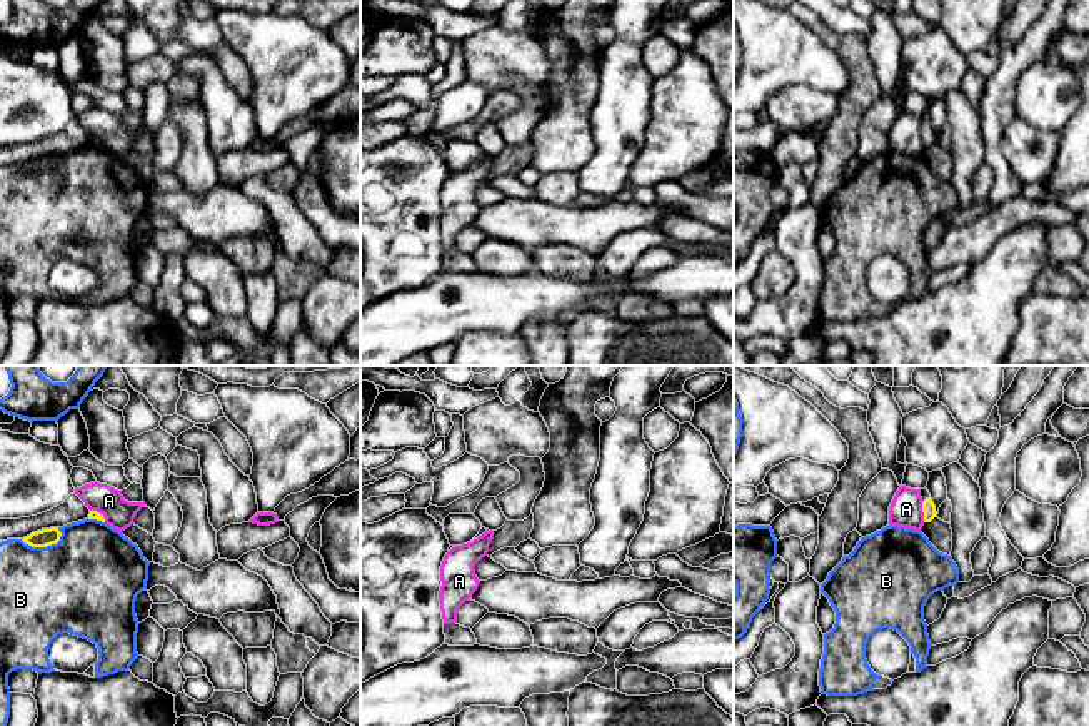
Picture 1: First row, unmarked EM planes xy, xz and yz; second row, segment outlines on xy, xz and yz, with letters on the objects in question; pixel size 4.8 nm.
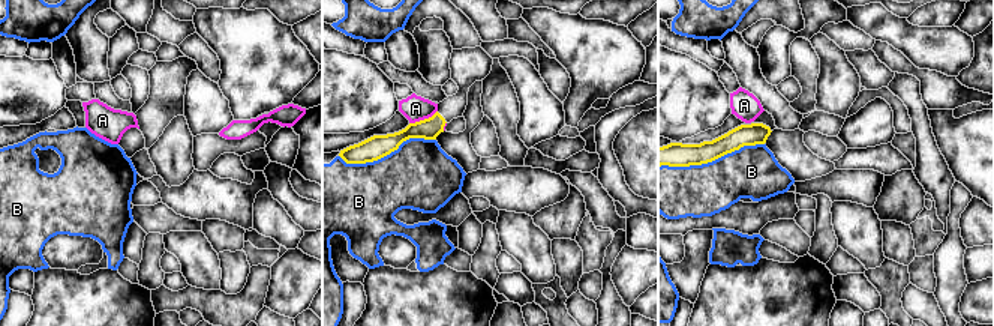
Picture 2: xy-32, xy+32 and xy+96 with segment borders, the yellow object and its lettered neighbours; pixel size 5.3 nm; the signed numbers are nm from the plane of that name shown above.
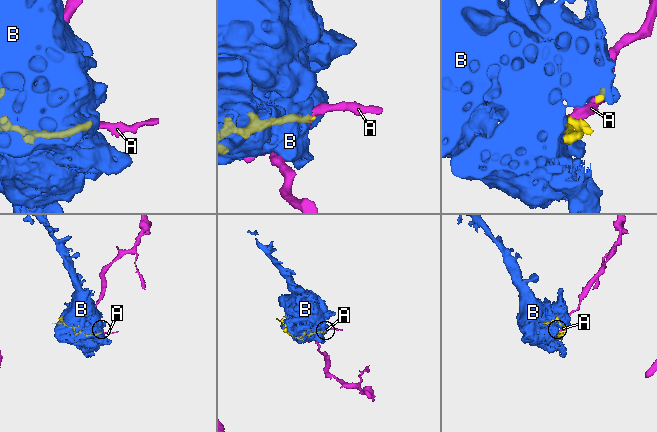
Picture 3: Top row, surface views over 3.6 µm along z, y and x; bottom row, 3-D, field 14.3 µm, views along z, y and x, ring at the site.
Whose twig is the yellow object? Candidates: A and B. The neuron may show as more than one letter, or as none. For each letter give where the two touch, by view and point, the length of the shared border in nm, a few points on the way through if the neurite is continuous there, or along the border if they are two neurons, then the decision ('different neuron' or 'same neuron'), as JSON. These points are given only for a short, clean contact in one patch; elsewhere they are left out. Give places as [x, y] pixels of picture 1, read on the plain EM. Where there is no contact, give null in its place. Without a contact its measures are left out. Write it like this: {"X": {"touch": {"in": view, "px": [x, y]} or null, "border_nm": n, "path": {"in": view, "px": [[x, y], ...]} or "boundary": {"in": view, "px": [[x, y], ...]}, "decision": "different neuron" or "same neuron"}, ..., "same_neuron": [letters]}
{"A": {"touch": {"in": "yz", "px": [923, 137]}, "border_nm": 100, "decision": "different neuron"}, "B": {"touch": {"in": "xy", "px": [42, 172]}, "border_nm": 220, "decision": "different neuron"}, "same_neuron": []}

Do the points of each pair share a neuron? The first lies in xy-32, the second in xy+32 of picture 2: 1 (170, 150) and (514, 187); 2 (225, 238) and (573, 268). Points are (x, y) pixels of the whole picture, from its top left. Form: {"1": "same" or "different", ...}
{"1": "different", "2": "different"}

